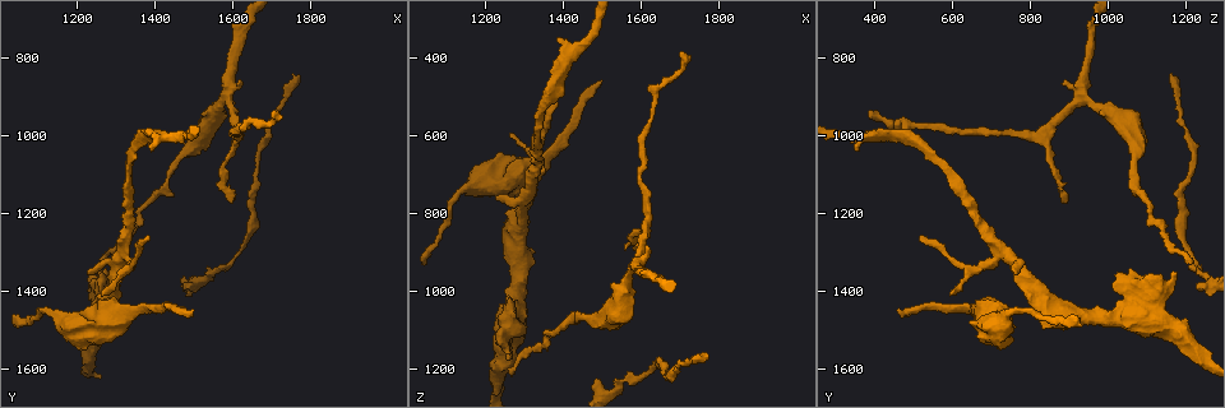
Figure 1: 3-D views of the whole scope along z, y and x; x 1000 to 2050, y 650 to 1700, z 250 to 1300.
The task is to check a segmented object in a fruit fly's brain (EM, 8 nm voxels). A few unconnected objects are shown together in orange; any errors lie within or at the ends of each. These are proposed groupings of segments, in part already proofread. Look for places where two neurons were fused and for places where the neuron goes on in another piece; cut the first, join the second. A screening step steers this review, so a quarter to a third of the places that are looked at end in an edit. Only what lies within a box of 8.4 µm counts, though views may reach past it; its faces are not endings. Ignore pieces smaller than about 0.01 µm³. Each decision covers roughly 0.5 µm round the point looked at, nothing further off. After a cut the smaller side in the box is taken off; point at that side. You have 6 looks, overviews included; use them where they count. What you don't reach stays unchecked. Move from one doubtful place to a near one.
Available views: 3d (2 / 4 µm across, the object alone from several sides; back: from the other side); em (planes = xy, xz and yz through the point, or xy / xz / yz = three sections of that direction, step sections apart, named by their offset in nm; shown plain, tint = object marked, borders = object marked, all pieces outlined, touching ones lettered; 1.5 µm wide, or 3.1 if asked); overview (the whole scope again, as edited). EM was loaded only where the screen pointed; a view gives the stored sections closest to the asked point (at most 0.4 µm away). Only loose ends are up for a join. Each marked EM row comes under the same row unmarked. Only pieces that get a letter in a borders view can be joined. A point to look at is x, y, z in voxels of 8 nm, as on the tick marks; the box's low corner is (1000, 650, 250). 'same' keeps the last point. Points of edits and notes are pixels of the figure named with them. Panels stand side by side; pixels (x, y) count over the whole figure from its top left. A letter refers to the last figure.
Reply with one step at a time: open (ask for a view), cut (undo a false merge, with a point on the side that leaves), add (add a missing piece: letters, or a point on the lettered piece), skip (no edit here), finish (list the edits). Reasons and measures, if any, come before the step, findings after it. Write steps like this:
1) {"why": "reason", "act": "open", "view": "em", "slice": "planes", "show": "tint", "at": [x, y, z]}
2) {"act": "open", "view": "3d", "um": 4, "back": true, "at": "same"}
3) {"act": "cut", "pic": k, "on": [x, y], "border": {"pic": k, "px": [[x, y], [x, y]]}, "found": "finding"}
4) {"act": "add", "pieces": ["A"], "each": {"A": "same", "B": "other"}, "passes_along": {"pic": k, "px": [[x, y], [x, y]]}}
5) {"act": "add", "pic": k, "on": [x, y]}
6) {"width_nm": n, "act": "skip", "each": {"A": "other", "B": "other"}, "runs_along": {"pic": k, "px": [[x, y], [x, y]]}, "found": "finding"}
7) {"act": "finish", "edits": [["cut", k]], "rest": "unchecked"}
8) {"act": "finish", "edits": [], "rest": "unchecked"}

{"why": "tapers out", "act": "open", "view": "3d", "um": 4, "back": true, "at": [1385, 1260, 515]}

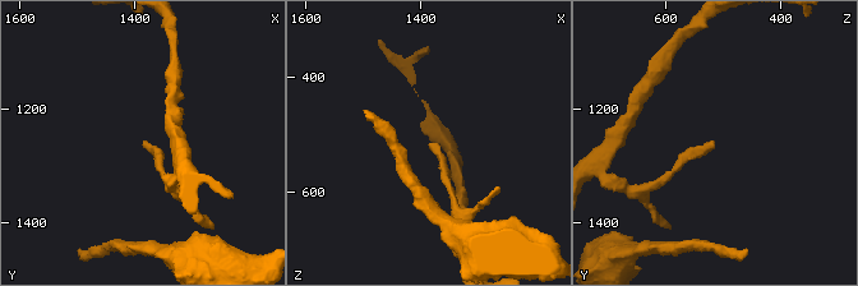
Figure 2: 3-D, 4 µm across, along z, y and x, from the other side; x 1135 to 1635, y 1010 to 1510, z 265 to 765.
{"act": "open", "view": "em", "slice": "planes", "show": "borders", "at": [1390, 1265, 520]}

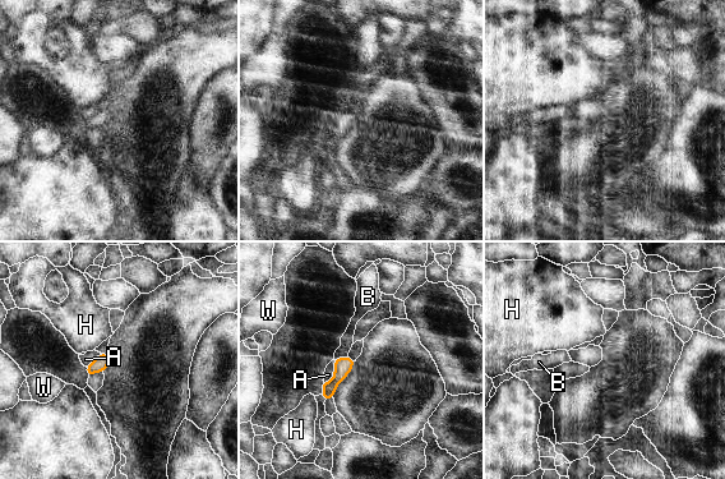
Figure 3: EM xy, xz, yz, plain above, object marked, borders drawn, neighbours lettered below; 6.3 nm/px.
{"width_nm": 100, "act": "skip", "each": {"A": "other", "B": "other", "H": "other", "W": "other"}, "border": {"pic": 3, "px": [[347, 355], [335, 359]]}, "found": "no lettered piece goes on from it"}

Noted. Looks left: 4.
{"why": "thin end", "act": "open", "view": "3d", "um": 2, "at": [1495, 1455, 450]}

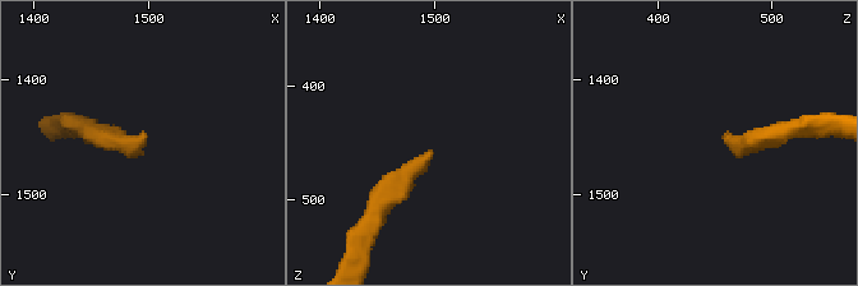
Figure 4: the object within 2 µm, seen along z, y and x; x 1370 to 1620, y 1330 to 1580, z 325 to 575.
{"act": "open", "view": "em", "slice": "planes", "show": "borders", "at": [1496, 1450, 454]}

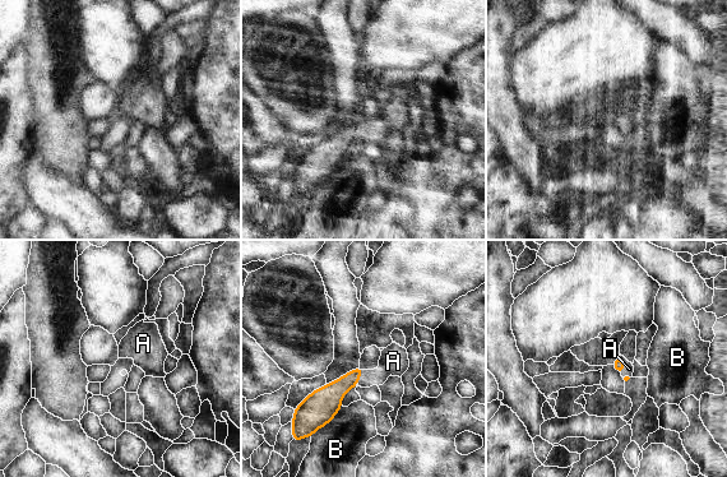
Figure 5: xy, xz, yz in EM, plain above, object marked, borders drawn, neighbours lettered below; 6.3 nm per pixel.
{"act": "add", "pieces": ["A"], "each": {"A": "same", "B": "other"}, "passes_along": {"pic": 5, "px": [[619, 364], [624, 365], [629, 369]]}, "found": "the neuron continues"}

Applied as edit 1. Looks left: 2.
{"why": "tapers out", "act": "open", "view": "em", "slice": "planes", "show": "tint", "at": [1705, 930, 385]}

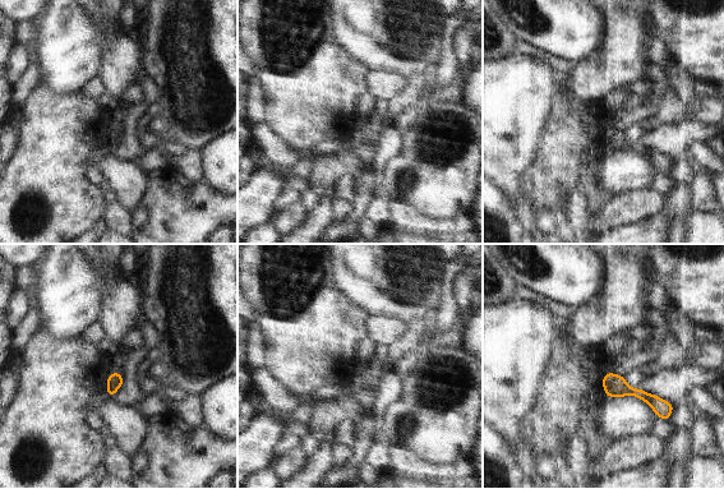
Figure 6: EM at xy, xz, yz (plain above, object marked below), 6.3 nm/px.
{"why": "what lies round it", "act": "open", "view": "em", "slice": "planes", "show": "borders", "at": "same"}

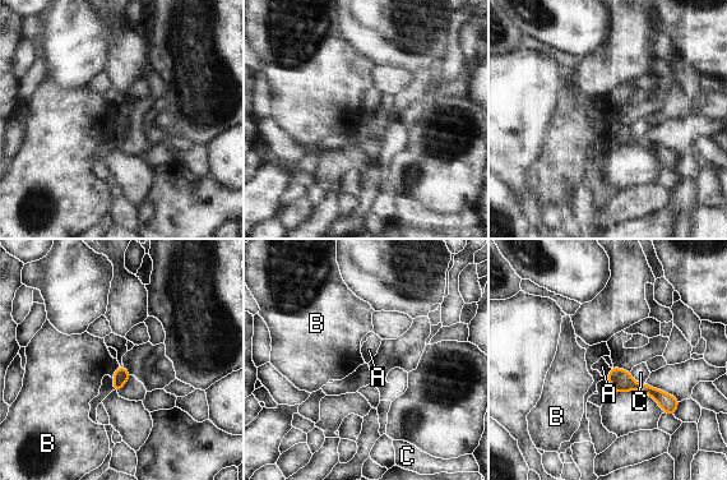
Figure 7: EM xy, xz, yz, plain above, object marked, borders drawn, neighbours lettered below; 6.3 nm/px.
{"act": "skip", "each": {"A": "other", "B": "other", "C": "other"}, "found": "none of them fits"}

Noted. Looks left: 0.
{"act": "finish", "edits": [["add", 5]], "rest": "unchecked"}

